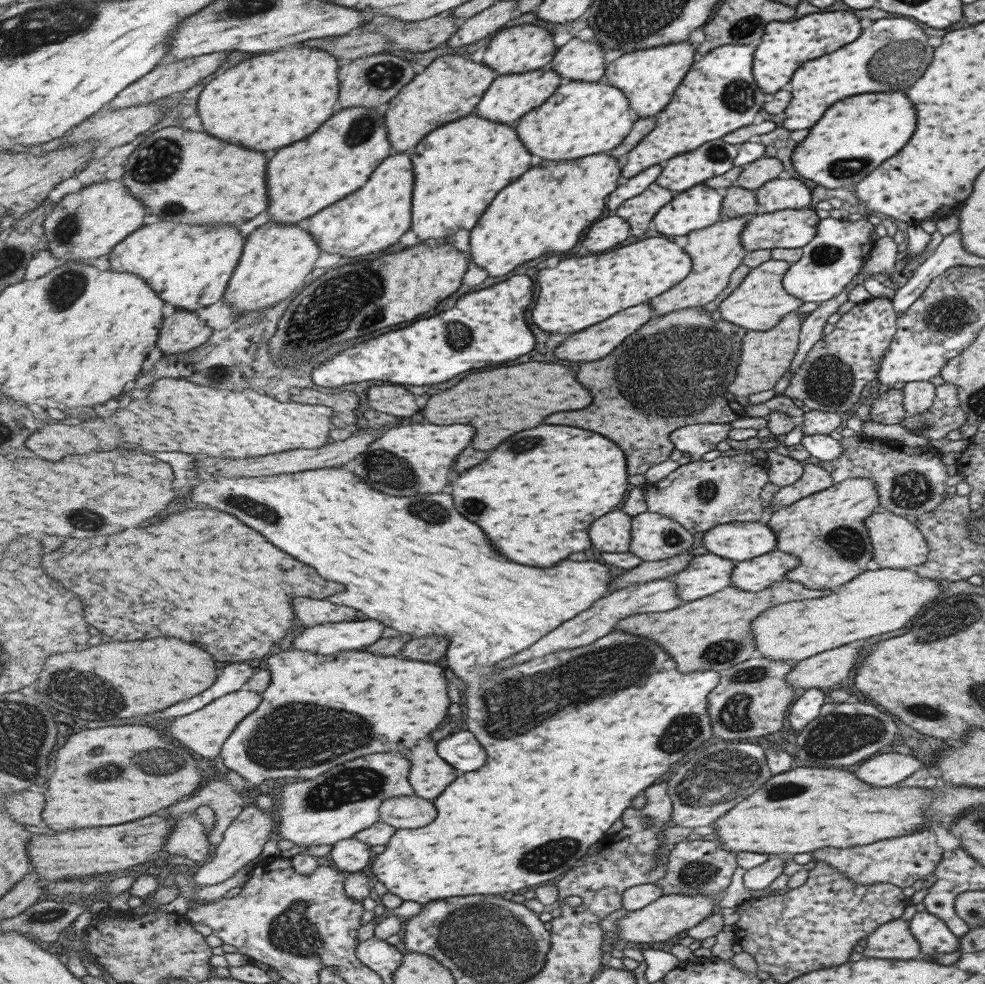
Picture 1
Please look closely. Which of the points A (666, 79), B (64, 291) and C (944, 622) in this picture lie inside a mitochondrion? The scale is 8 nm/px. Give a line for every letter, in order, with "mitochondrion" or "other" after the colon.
A: other
B: mitochondrion
C: mitochondrion

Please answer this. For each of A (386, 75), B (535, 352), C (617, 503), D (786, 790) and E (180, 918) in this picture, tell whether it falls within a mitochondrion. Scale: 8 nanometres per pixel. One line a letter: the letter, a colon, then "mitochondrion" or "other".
A: mitochondrion
B: other
C: other
D: mitochondrion
E: other

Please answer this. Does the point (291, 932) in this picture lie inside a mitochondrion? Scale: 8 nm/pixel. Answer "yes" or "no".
yes

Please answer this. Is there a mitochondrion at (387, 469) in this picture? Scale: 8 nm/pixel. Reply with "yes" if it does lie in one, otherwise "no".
yes

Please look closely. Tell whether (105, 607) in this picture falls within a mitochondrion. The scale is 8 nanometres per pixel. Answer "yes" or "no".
no

